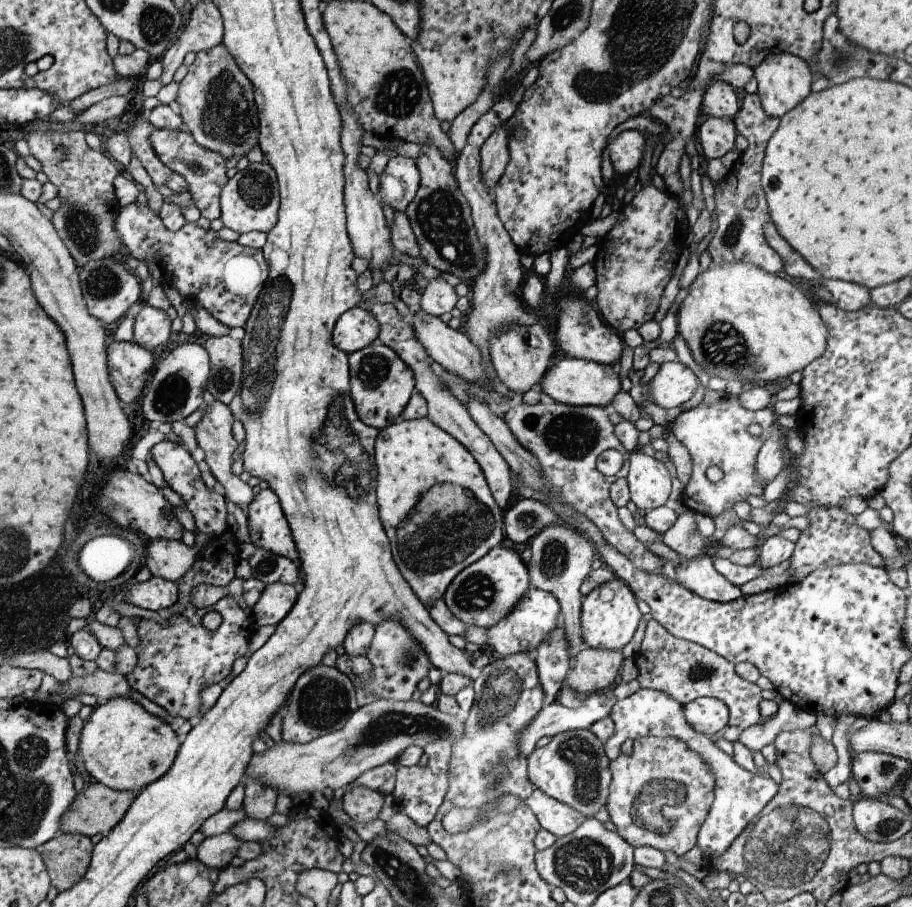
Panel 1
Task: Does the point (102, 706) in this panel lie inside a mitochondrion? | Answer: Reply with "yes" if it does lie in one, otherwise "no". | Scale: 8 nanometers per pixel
no

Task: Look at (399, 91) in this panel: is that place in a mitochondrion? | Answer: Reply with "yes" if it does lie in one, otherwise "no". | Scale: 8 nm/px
yes

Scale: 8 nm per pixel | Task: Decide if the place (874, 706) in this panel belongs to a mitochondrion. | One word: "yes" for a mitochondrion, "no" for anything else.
no

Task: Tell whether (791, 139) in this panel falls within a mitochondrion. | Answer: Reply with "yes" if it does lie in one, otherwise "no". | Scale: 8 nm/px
no

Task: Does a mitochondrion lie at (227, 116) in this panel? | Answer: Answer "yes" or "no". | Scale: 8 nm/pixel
yes

